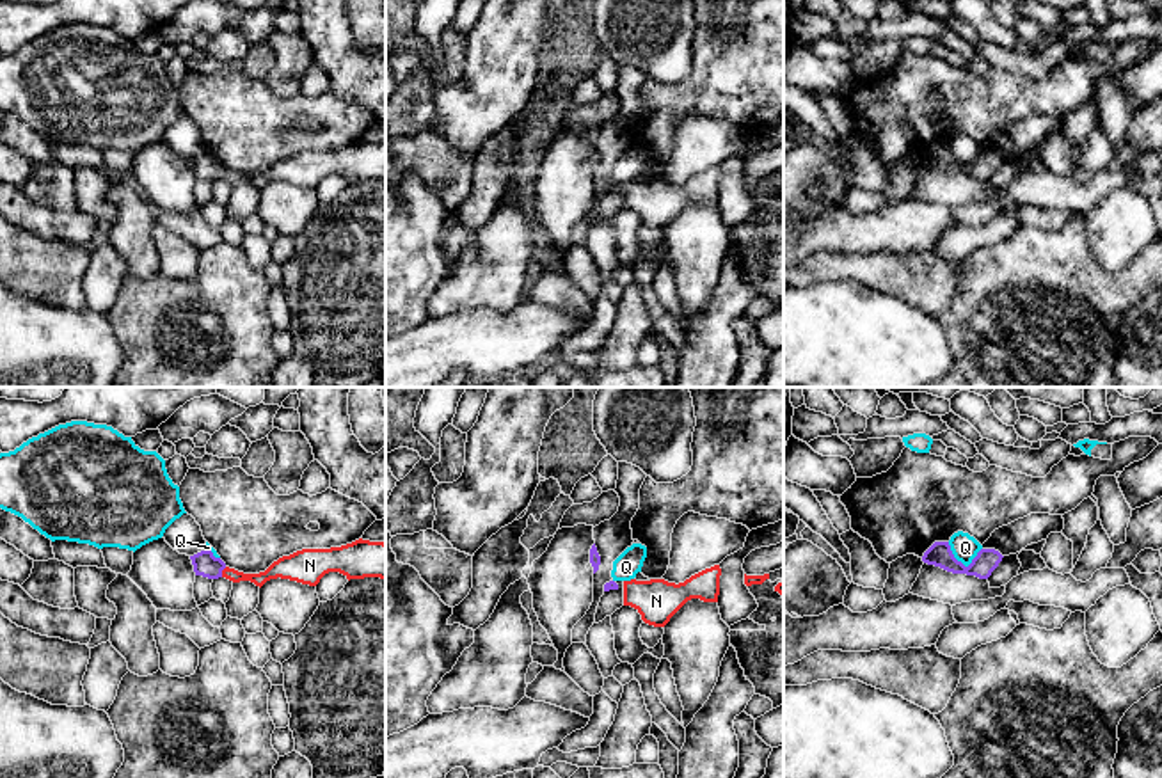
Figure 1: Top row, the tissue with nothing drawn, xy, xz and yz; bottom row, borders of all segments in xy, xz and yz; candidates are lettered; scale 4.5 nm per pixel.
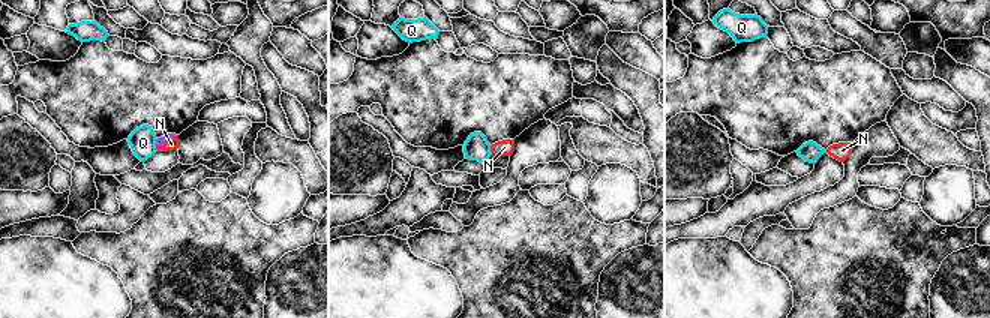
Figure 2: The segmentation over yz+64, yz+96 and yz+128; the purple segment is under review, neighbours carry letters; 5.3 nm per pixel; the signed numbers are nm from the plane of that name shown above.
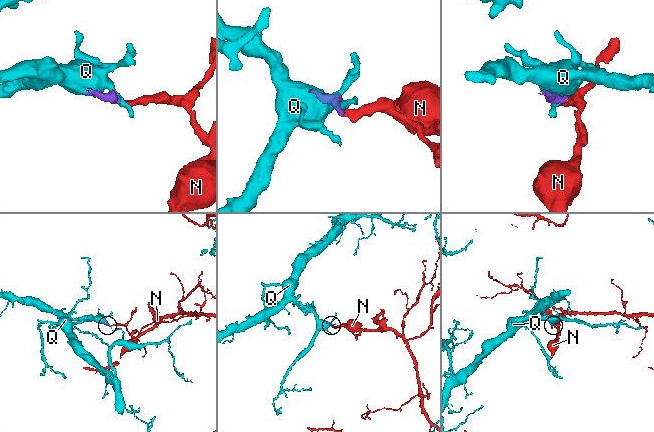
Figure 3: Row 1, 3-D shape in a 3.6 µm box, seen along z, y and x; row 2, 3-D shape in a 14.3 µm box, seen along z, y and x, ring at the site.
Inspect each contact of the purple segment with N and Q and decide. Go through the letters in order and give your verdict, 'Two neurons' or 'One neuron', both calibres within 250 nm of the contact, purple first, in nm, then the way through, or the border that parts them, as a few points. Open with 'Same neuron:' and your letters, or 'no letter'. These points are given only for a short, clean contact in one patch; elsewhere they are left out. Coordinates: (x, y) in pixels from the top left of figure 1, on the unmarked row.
Same neuron: N
N: One neuron. Thickness 110 nm (purple) against 70 nm. Path across: xy (205, 166), (221, 174), (267, 178), (276, 171)
Q: Two neurons. Thickness 110 nm (purple) against 120 nm

